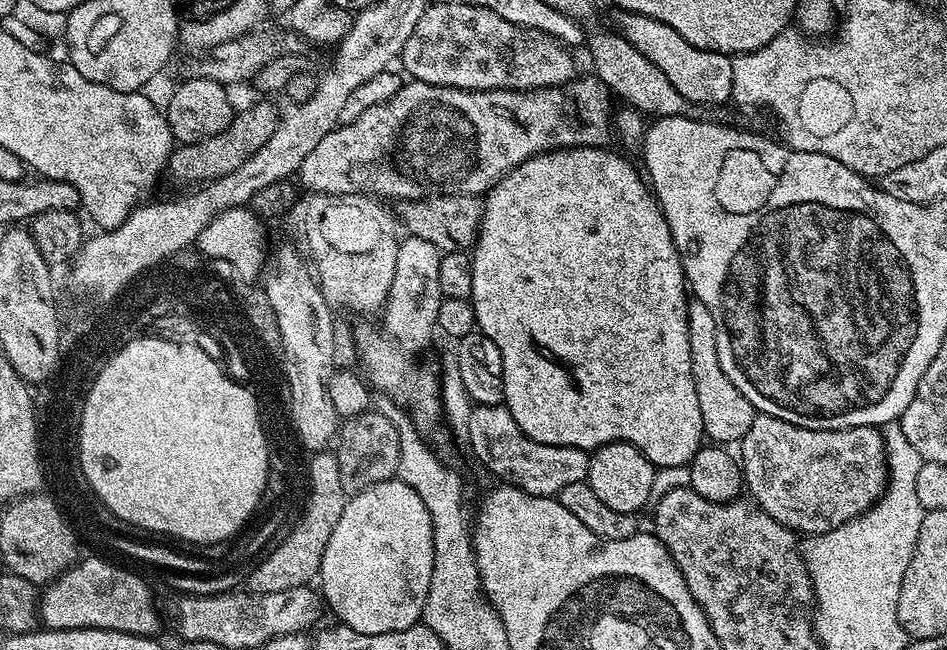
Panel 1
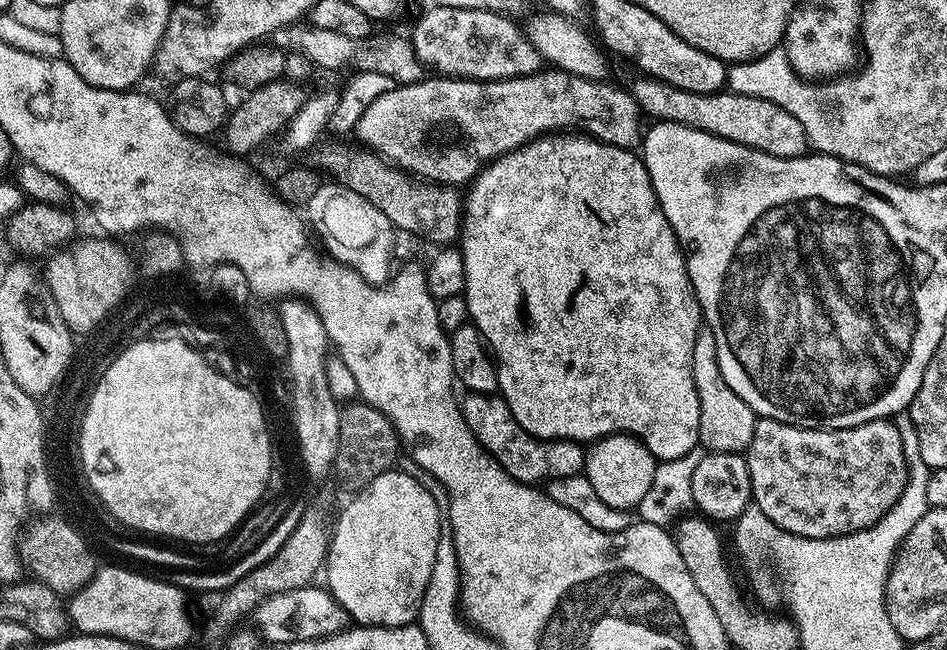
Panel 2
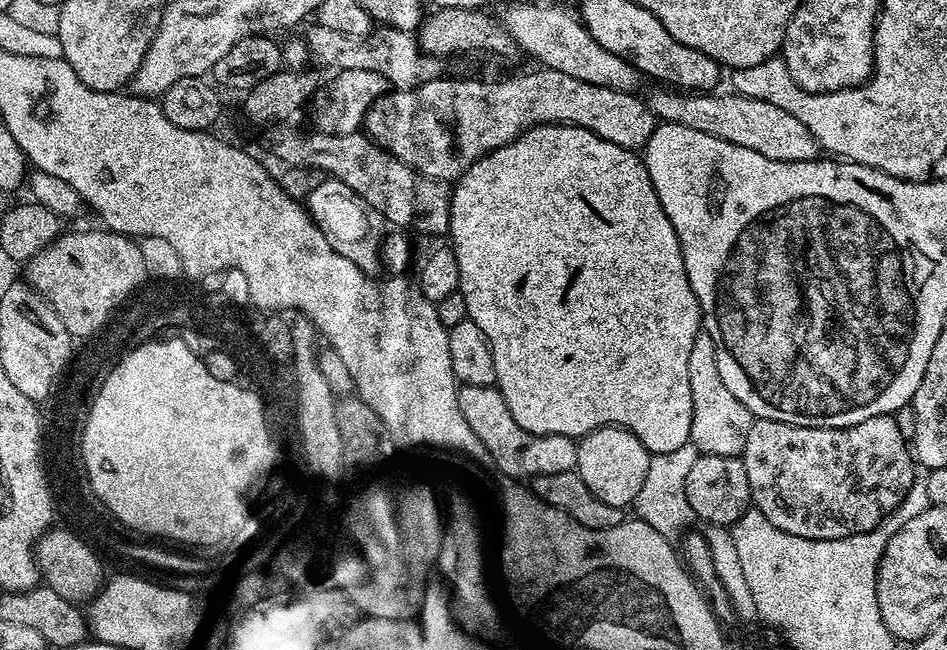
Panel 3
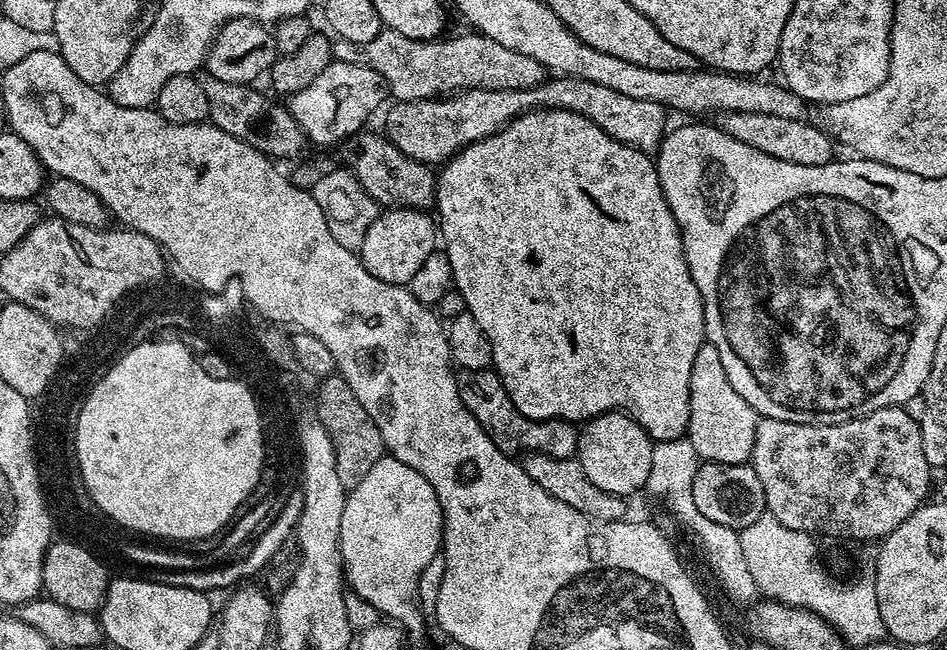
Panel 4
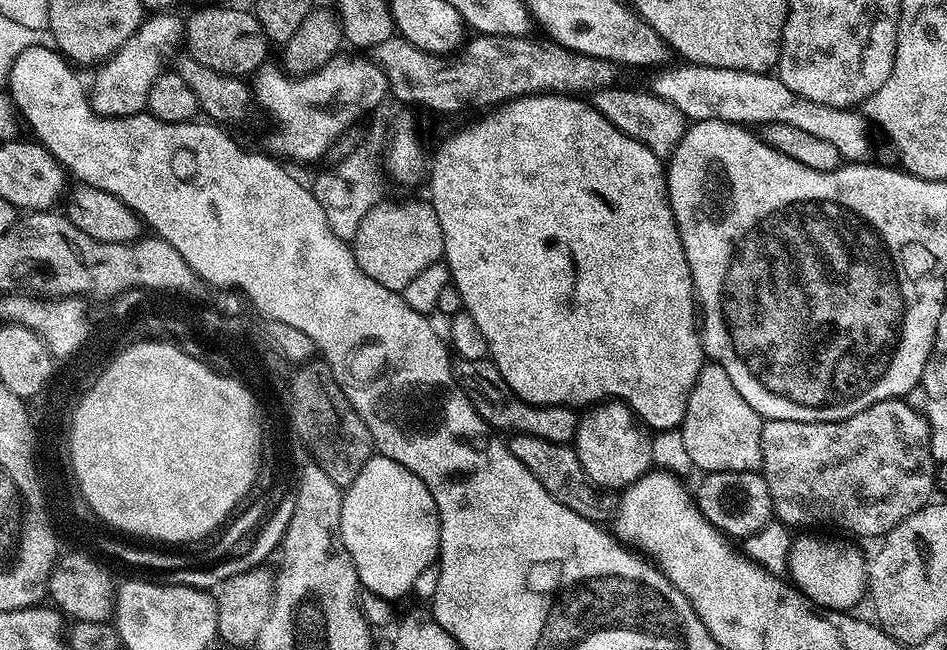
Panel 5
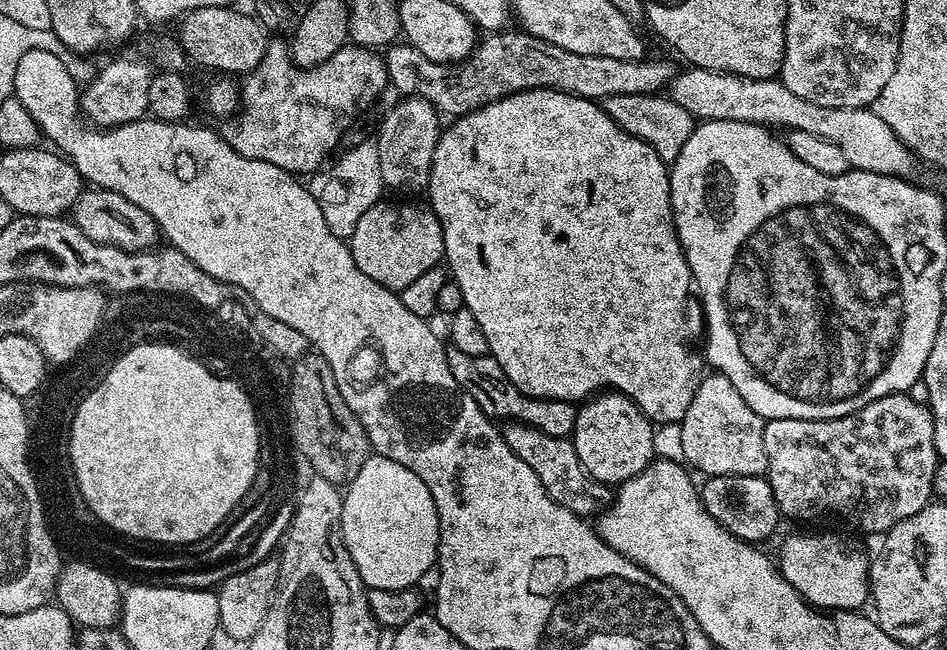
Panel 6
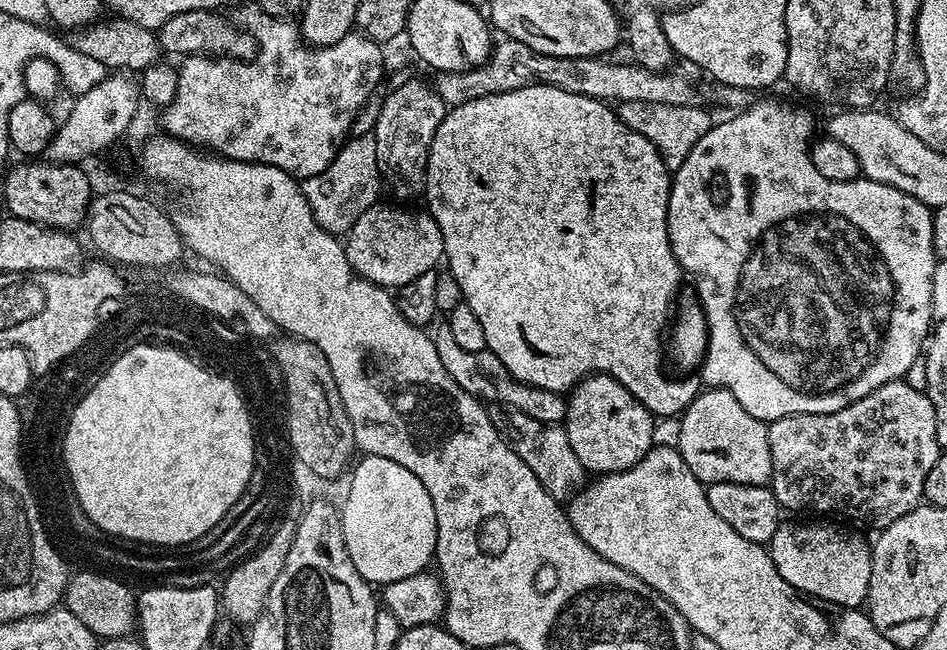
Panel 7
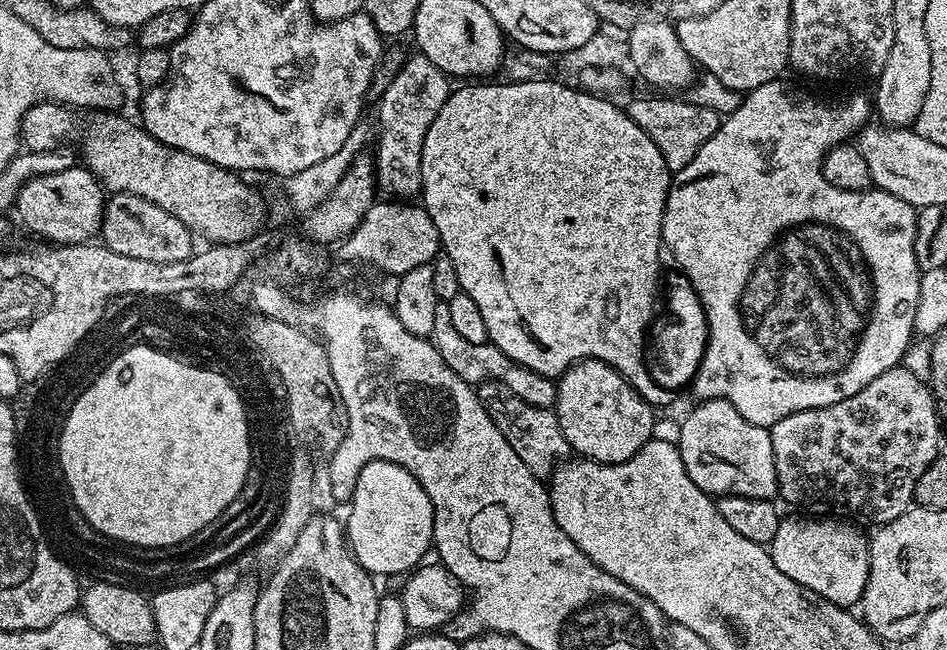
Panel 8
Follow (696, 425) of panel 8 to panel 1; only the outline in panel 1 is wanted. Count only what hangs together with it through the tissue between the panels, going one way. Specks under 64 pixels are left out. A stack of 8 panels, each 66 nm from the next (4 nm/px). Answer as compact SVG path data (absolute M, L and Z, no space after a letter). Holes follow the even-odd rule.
M698 299L689 303L688 326L690 366L694 374L694 390L698 390L698 410L702 410L705 437L720 446L735 445L743 440L758 413L746 394L726 378L726 370L722 370L722 362L718 362L718 326L714 326L714 314L710 314Z

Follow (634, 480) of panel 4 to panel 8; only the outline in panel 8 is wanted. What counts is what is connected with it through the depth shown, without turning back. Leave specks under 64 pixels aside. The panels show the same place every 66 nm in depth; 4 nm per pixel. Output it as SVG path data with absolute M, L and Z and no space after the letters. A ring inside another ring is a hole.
M581 360L564 371L564 375L559 377L556 385L556 403L554 405L554 411L569 449L571 449L577 457L597 460L600 464L625 464L630 458L634 458L634 454L638 454L638 450L642 450L642 446L646 446L646 442L653 439L652 427L655 426L655 422L658 419L657 413L652 413L655 412L653 405L644 401L630 386L630 382L626 382L626 378L622 378L620 372L614 371L609 364L602 362L601 360Z

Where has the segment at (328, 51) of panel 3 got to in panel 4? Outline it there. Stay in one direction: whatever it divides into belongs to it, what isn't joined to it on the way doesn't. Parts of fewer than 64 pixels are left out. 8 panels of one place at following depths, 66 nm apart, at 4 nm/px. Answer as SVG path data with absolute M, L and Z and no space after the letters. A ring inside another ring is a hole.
M381 27L378 38L370 42L346 42L337 39L332 45L333 57L342 62L366 66L388 83L389 93L397 101L435 100L465 91L474 90L526 90L544 83L546 70L530 54L518 54L494 38L469 31L469 36L452 36L449 40L415 40L398 34L398 30Z

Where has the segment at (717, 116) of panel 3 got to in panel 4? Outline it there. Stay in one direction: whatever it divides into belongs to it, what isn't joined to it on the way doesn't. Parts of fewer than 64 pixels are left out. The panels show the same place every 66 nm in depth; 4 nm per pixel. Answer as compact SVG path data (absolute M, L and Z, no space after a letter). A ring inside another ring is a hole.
M726 112L718 120L719 128L730 134L730 138L738 138L738 142L746 142L746 146L754 146L762 154L770 154L782 162L794 162L798 166L826 166L833 163L833 137L819 123L808 123L807 119L795 120L749 112Z

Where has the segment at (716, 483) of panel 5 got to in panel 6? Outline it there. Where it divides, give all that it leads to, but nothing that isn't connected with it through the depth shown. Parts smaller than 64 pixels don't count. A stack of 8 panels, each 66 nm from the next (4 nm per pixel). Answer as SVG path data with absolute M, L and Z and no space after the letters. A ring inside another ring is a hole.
M726 474L725 476L709 476L699 485L700 501L706 506L710 518L718 522L732 536L749 542L761 542L776 528L776 523L782 520L782 513L776 504L774 490L770 490L770 482L764 476L747 476L746 474Z

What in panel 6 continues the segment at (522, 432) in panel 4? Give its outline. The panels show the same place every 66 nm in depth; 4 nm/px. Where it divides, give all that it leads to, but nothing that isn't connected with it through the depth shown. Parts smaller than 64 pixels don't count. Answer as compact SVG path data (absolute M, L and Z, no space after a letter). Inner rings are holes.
M451 346L445 347L444 353L454 382L458 382L460 389L470 394L474 402L478 402L478 406L486 415L493 418L501 416L501 421L504 422L528 424L532 428L542 430L542 434L550 434L554 438L571 437L577 410L573 401L543 400L537 396L527 396L521 388L514 386L514 382L510 382L510 378L506 378L502 366L498 366L498 362L490 354L471 356L462 354L462 350Z

